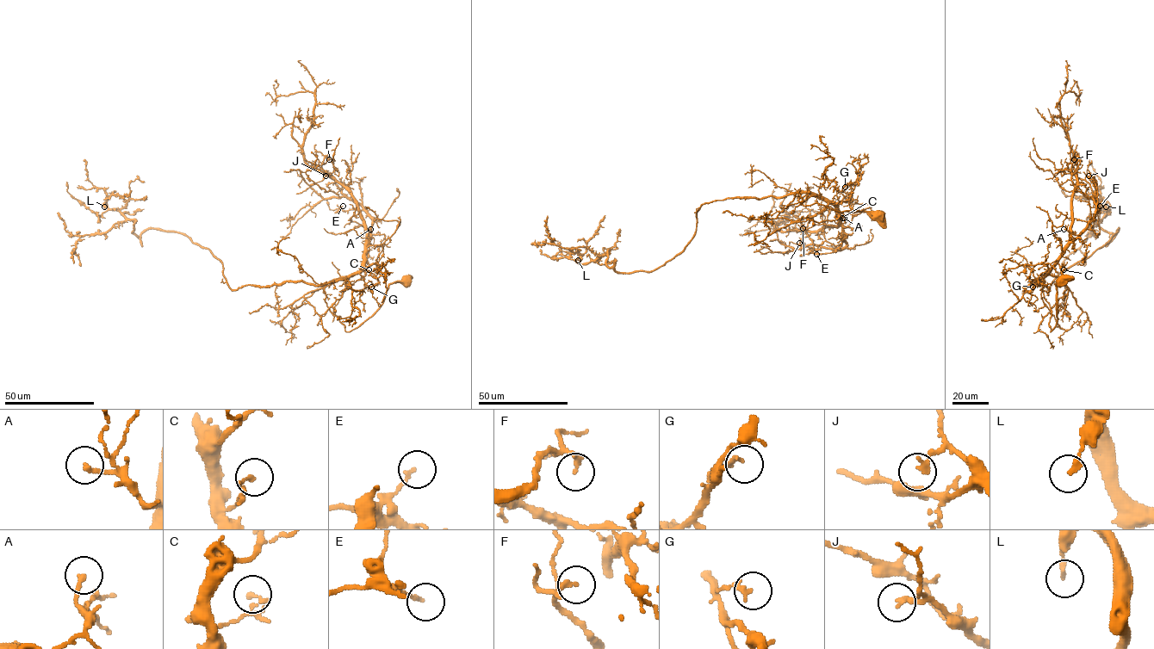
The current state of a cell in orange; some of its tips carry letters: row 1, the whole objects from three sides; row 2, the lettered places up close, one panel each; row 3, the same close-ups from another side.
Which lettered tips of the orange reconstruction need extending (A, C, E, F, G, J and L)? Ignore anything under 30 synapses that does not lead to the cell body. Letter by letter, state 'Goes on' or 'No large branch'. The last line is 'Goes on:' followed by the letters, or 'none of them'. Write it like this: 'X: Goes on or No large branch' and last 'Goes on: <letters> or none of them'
A: No large branch
C: No large branch
E: No large branch
F: No large branch
G: No large branch
J: No large branch
L: No large branch
Goes on: none of them

